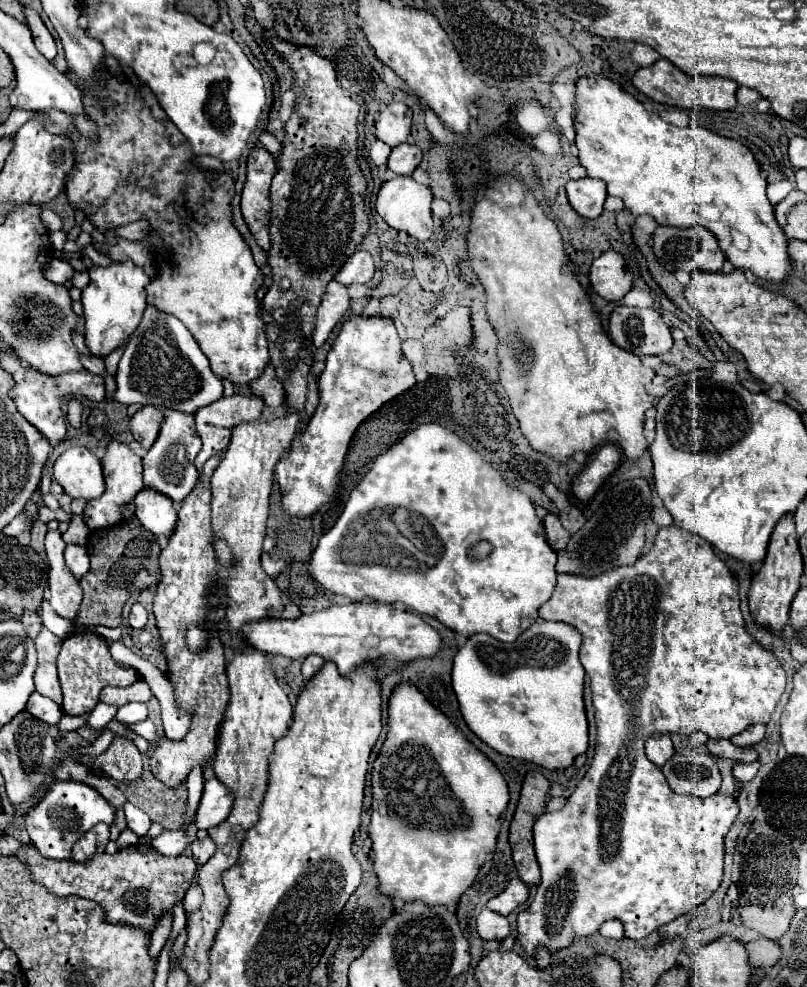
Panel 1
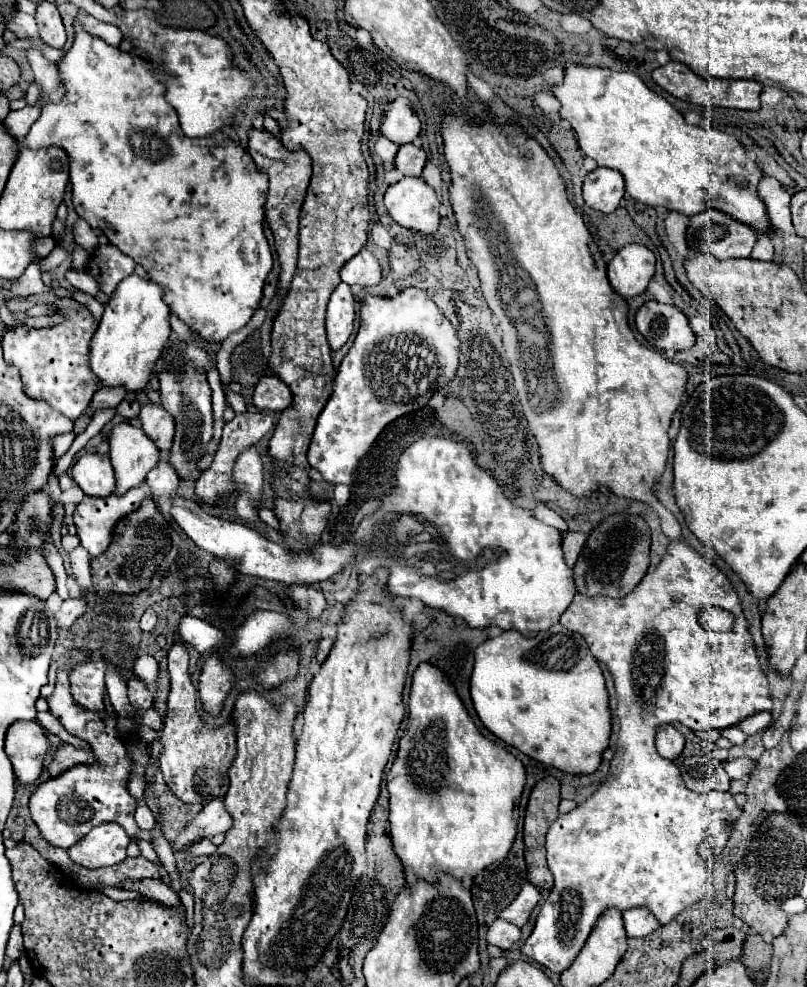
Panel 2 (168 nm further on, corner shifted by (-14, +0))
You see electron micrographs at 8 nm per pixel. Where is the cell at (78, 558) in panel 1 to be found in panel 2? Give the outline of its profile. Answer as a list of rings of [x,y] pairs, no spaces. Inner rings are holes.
[[[130,489],[126,495],[110,497],[84,497],[74,511],[74,525],[82,547],[88,549],[92,557],[102,555],[110,545],[110,535],[114,523],[124,515],[136,511],[146,493],[142,489]]]

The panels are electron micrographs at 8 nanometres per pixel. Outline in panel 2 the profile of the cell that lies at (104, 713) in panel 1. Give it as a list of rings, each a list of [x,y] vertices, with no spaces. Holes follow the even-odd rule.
[[[140,679],[128,681],[128,699],[134,707],[140,707],[140,709],[150,709],[152,705],[152,693]]]

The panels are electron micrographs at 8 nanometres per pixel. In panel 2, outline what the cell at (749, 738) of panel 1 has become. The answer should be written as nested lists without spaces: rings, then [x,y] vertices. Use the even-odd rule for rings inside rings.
[[[758,713],[758,715],[754,715],[750,719],[744,719],[742,723],[738,723],[738,727],[750,737],[750,735],[754,735],[758,731],[764,731],[770,725],[770,721],[772,721],[770,713]]]

